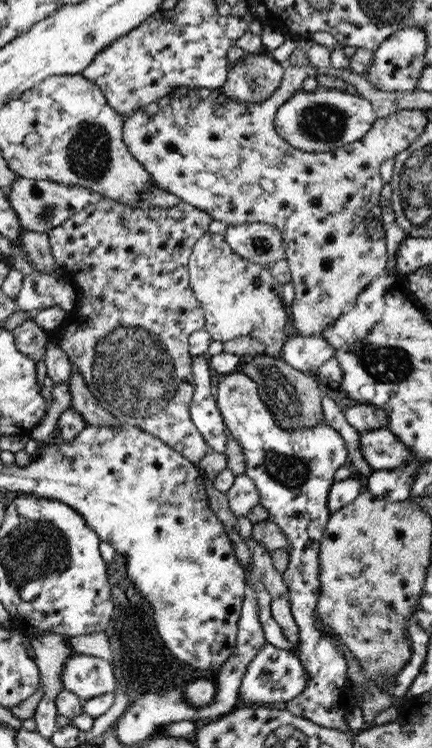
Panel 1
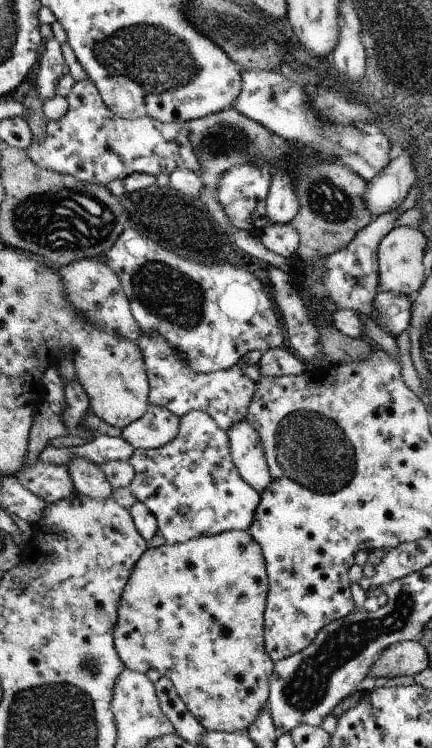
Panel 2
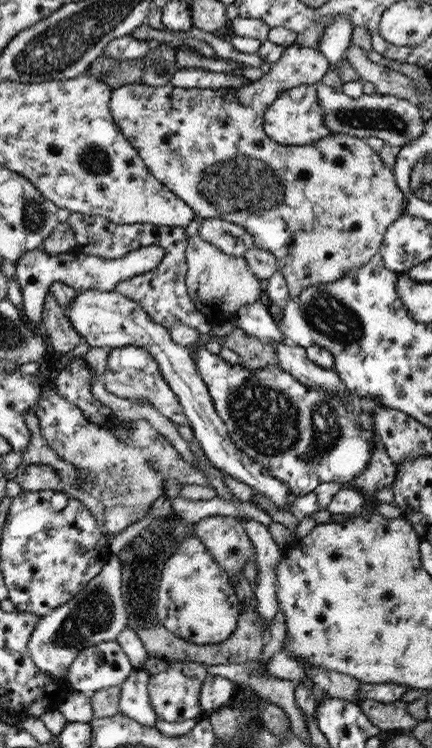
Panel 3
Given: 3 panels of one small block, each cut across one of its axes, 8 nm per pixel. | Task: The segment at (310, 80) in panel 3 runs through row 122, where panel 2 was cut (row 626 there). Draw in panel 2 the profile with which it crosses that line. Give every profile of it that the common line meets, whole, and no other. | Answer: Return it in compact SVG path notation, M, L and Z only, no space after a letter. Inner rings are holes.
M221 532L217 536L201 536L195 540L187 540L183 544L165 544L159 548L151 548L141 554L141 558L135 562L129 580L123 586L123 592L119 596L117 604L117 624L113 630L113 644L115 652L123 664L125 670L145 674L147 670L159 672L159 676L165 676L171 680L175 694L187 708L187 712L203 726L205 732L245 732L255 724L255 718L263 712L263 706L269 702L269 680L275 674L275 662L265 654L263 646L263 612L265 612L265 602L267 602L267 570L265 570L265 560L263 560L263 550L247 532Z

